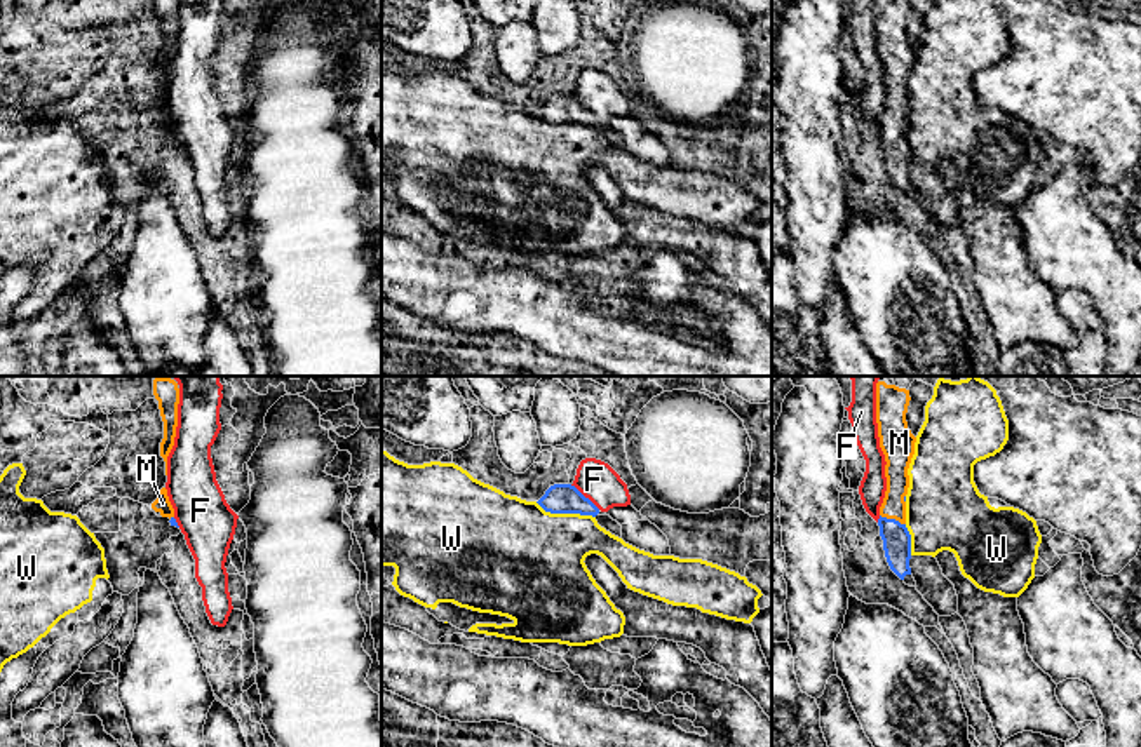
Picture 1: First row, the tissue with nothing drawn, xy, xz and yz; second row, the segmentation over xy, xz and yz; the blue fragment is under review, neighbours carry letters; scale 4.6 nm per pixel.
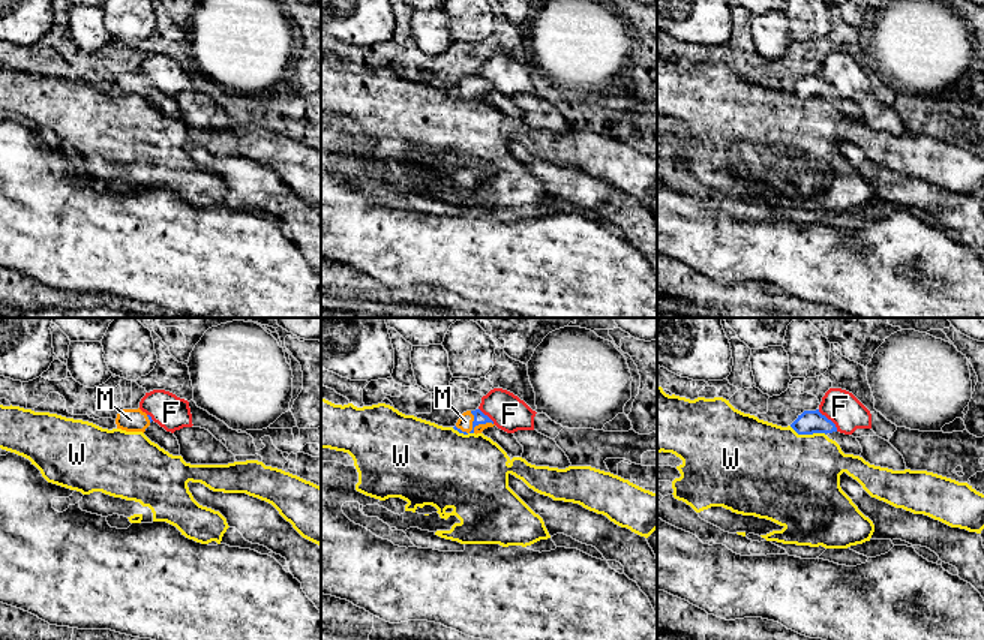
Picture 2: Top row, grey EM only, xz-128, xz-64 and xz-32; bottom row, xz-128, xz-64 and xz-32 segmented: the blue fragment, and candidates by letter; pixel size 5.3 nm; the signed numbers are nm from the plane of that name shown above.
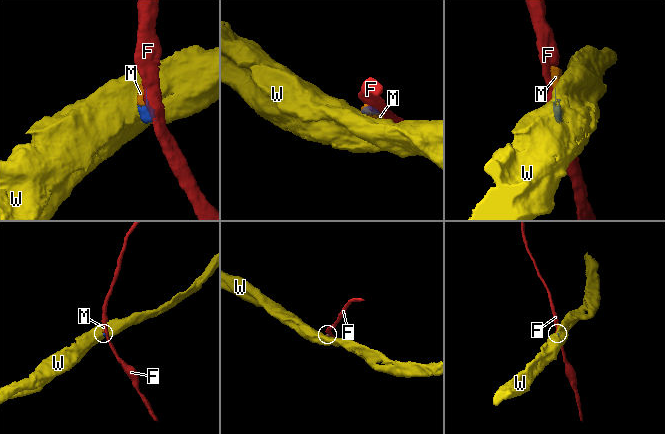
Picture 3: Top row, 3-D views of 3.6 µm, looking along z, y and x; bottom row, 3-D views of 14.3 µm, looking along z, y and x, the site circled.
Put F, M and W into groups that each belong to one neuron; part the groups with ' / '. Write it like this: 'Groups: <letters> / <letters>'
Groups: F / M / W

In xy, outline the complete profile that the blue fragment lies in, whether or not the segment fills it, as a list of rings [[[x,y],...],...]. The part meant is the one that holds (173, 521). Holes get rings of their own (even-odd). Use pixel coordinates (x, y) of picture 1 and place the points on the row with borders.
[[[165,488],[160,489],[159,498],[152,503],[152,508],[155,512],[159,512],[162,517],[169,517],[171,519],[169,521],[171,526],[179,528],[178,522],[176,522],[176,519],[174,519],[174,508],[172,508],[172,505],[169,501],[167,489]]]

